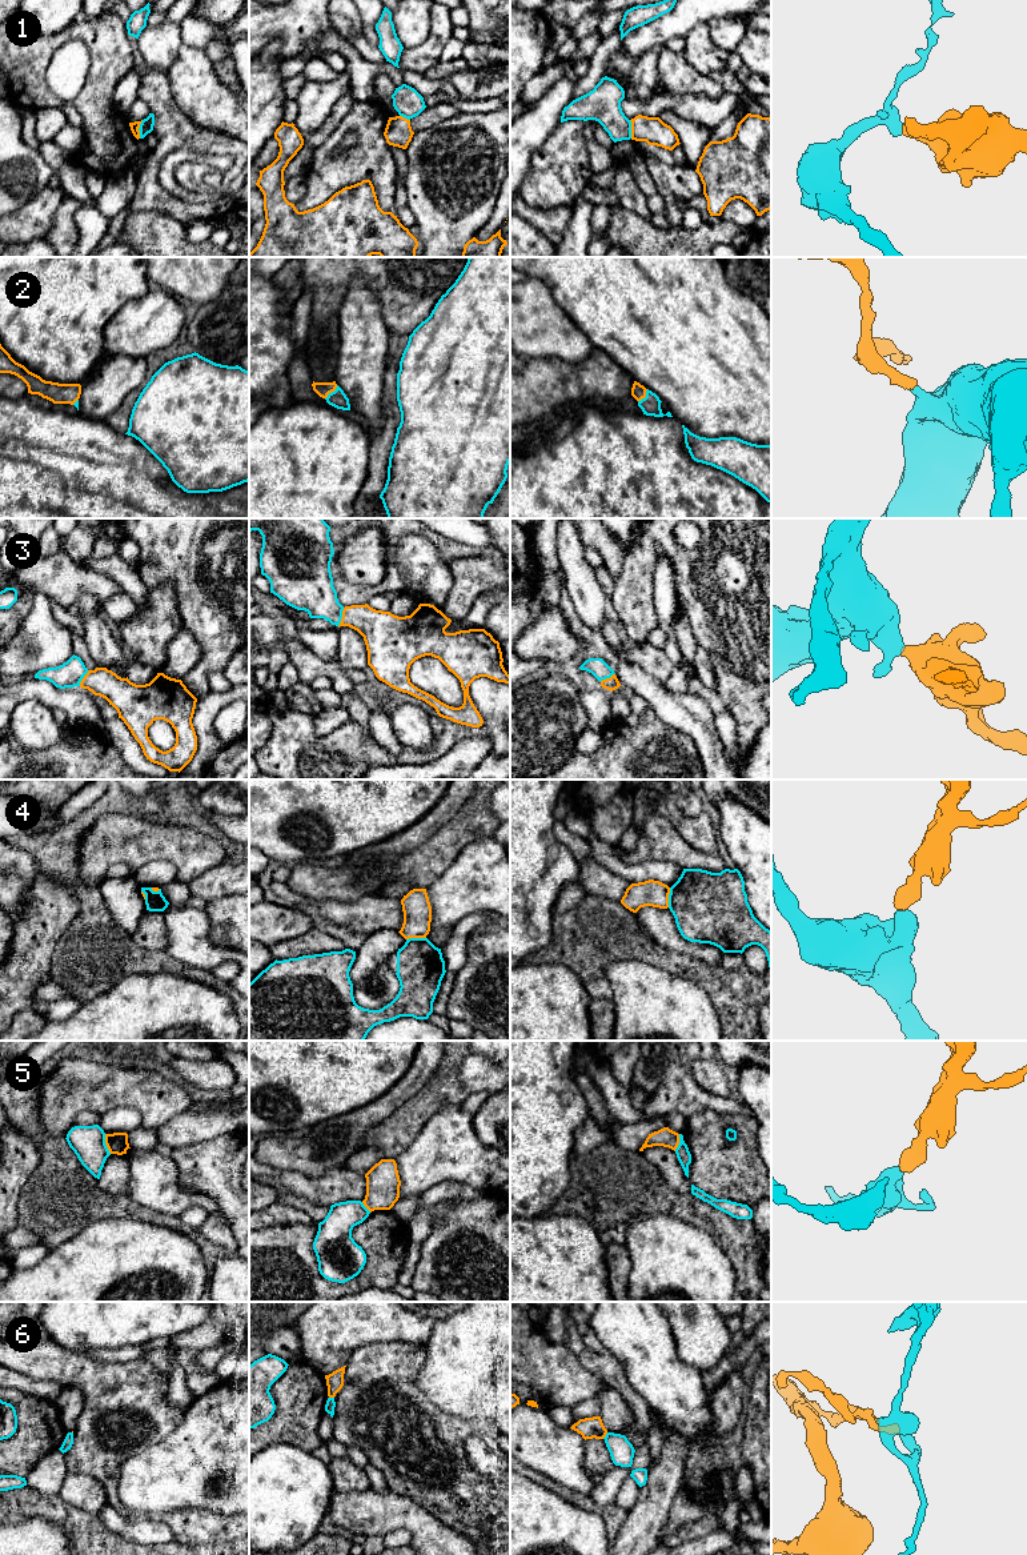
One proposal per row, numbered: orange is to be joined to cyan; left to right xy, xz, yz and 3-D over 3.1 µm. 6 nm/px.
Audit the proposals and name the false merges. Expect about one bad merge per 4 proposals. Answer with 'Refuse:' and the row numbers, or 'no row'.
Refuse: 1, 4, 5, 6

